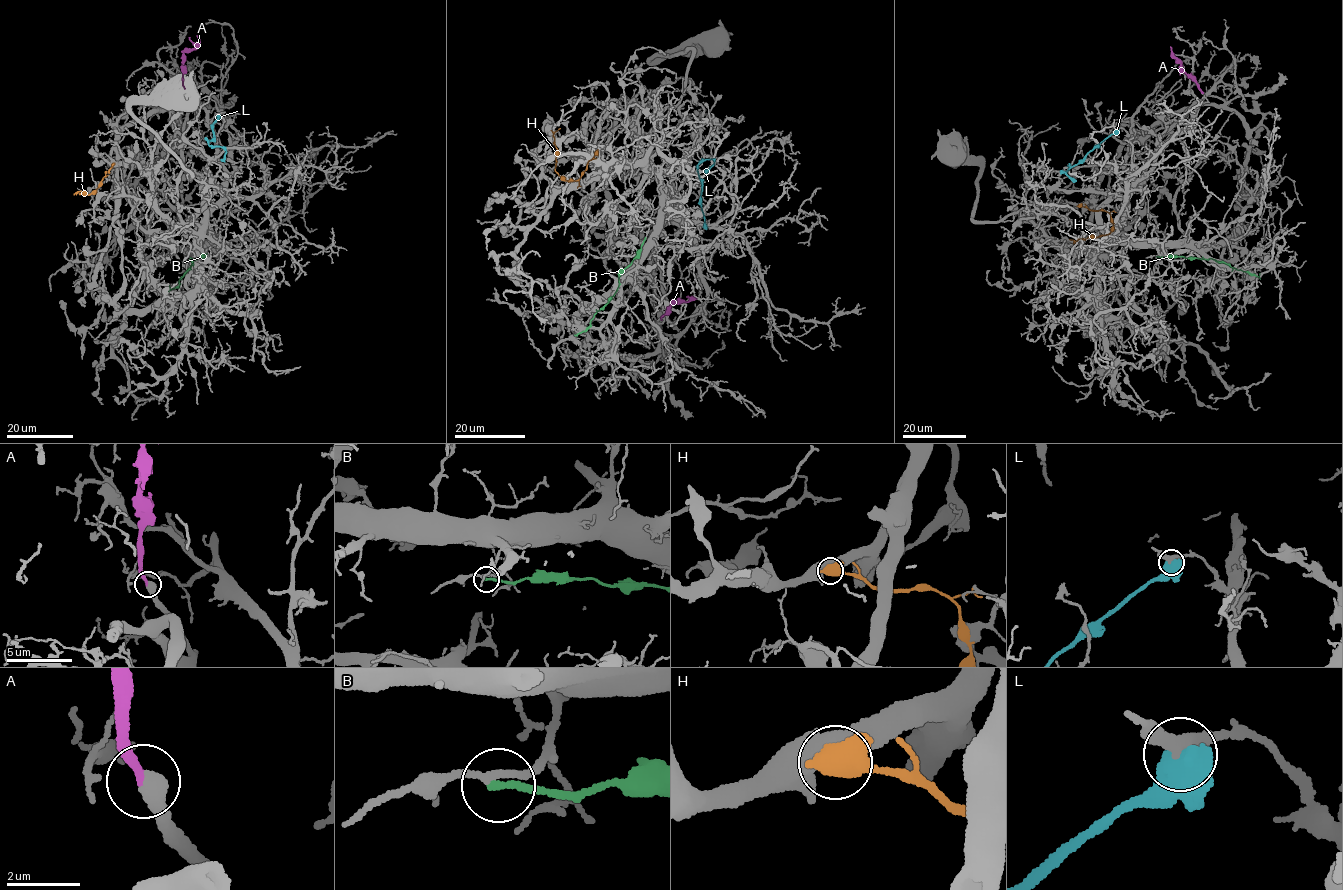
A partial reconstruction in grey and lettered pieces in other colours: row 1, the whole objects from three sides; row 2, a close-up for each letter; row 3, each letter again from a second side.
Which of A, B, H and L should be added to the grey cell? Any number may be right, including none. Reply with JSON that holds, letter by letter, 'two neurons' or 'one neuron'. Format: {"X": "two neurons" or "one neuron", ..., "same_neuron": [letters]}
{"A": "one neuron", "B": "two neurons", "H": "two neurons", "L": "two neurons", "same_neuron": ["A"]}

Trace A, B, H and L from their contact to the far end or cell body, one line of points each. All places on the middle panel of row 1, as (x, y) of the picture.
A: (661, 319), (672, 304), (695, 298)
B: (645, 238), (640, 252), (619, 275), (614, 296), (594, 315), (591, 325), (577, 336)
H: (595, 151), (580, 178), (564, 180), (555, 170), (557, 147), (553, 134), (560, 128)
L: (706, 226), (697, 168), (705, 159), (711, 159), (712, 166), (707, 174)

